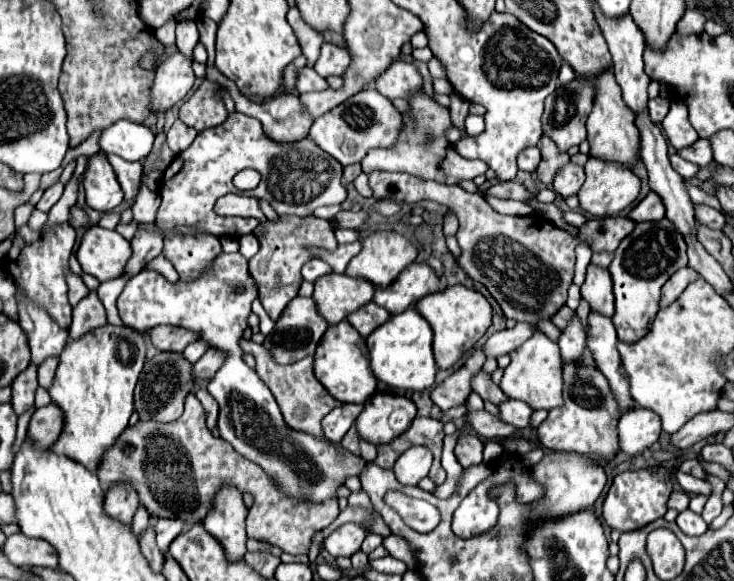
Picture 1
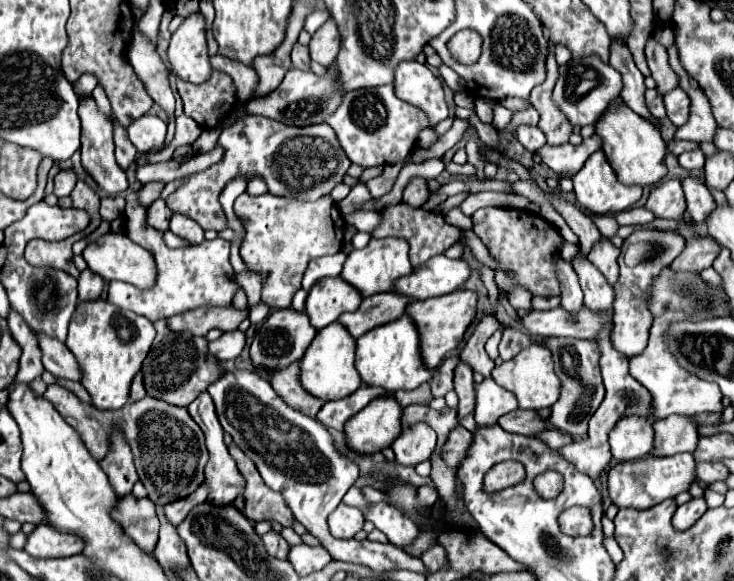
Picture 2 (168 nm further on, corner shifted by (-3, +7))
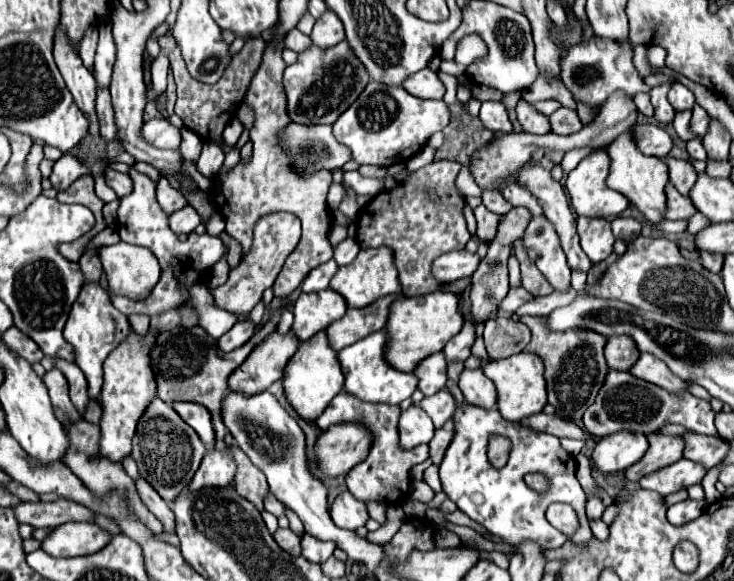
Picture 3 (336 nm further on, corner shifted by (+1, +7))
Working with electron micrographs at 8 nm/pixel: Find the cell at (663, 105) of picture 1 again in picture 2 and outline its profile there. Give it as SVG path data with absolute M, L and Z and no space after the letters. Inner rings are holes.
M646 89L646 105L648 105L648 111L650 111L656 119L664 119L664 117L666 117L662 97L660 97L654 89Z

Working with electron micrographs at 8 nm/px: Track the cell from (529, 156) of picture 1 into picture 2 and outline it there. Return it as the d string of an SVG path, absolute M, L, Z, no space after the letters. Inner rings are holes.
M520 125L520 127L516 129L516 137L518 137L518 141L520 141L528 151L532 151L532 153L546 143L546 137L544 137L542 129L540 129L540 127L532 127L532 125Z

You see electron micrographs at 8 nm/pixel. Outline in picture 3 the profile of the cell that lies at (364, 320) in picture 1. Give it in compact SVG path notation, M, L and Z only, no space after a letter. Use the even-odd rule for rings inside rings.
M402 293L386 295L386 297L380 297L362 309L348 309L342 319L330 323L326 329L328 339L330 339L330 347L334 351L340 351L346 345L352 345L358 339L370 335L372 331L384 329L388 315L390 315L392 301L402 299L402 297L404 297Z

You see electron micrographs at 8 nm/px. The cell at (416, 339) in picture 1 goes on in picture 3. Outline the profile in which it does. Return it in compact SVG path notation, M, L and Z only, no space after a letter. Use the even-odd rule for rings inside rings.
M386 329L374 331L368 337L348 345L338 353L346 383L344 389L352 395L356 395L362 401L374 401L374 403L388 403L388 405L400 405L404 399L408 399L416 387L418 387L418 377L414 373L402 373L394 369L386 361L386 345L388 345L388 333Z

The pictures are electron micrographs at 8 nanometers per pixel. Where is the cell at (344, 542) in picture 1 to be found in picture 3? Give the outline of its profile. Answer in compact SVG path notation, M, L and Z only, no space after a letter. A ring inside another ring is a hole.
M344 491L334 499L334 503L330 505L330 517L338 527L350 531L362 527L370 519L364 503L354 499L350 491Z

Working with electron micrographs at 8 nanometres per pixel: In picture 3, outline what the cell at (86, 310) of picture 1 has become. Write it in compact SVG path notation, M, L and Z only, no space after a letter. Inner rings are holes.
M96 249L84 253L84 255L80 257L78 265L80 265L82 273L84 273L84 283L96 283L96 281L100 281L102 265L100 265L100 261L98 261L98 257L96 257Z

